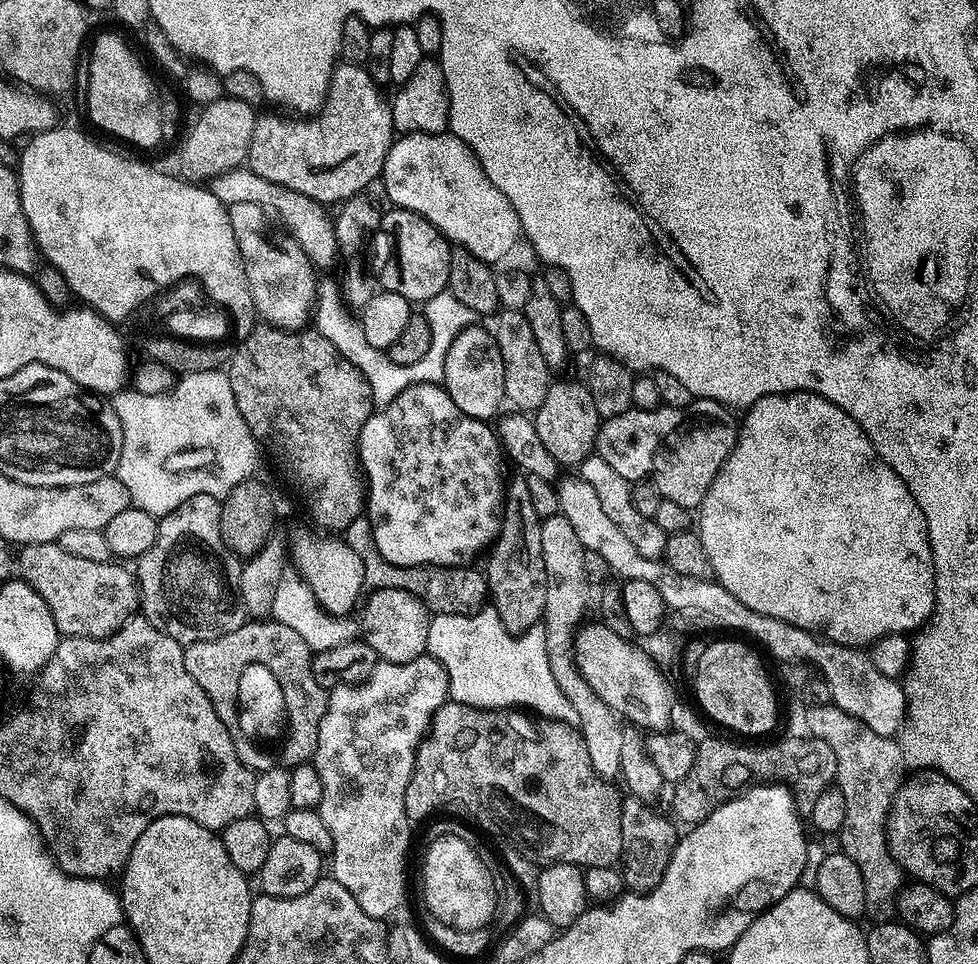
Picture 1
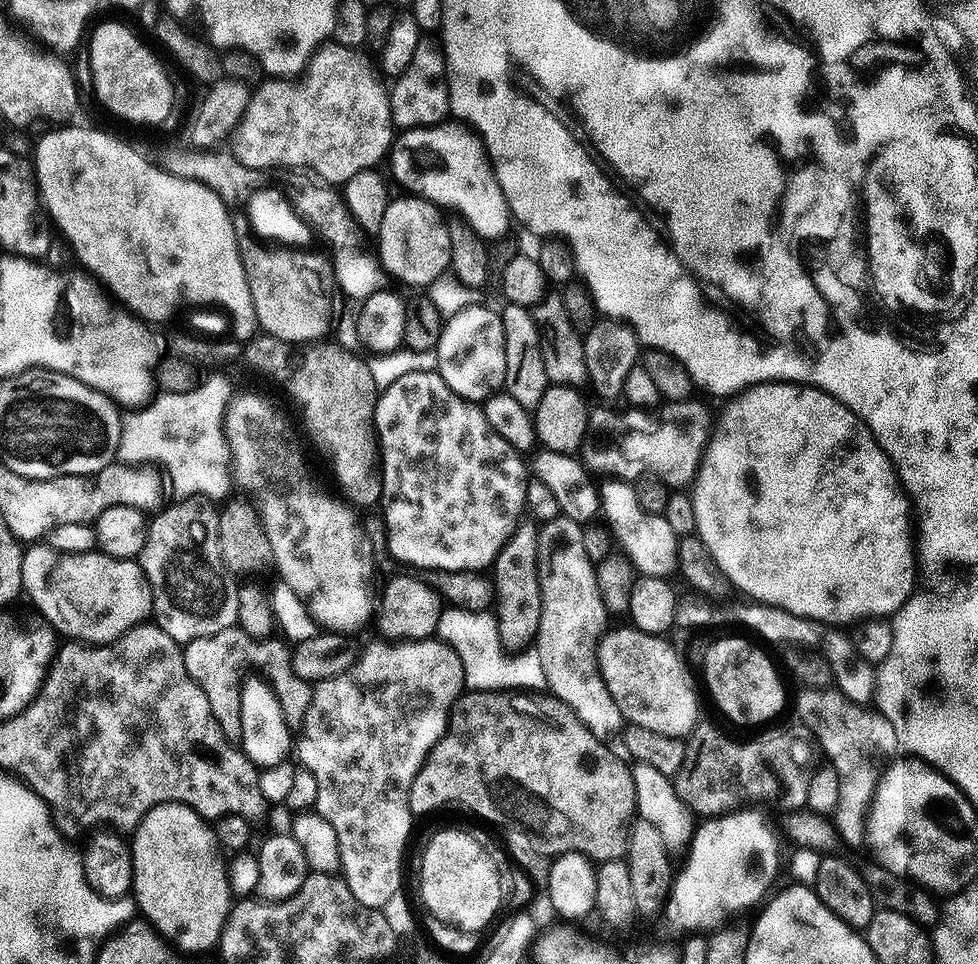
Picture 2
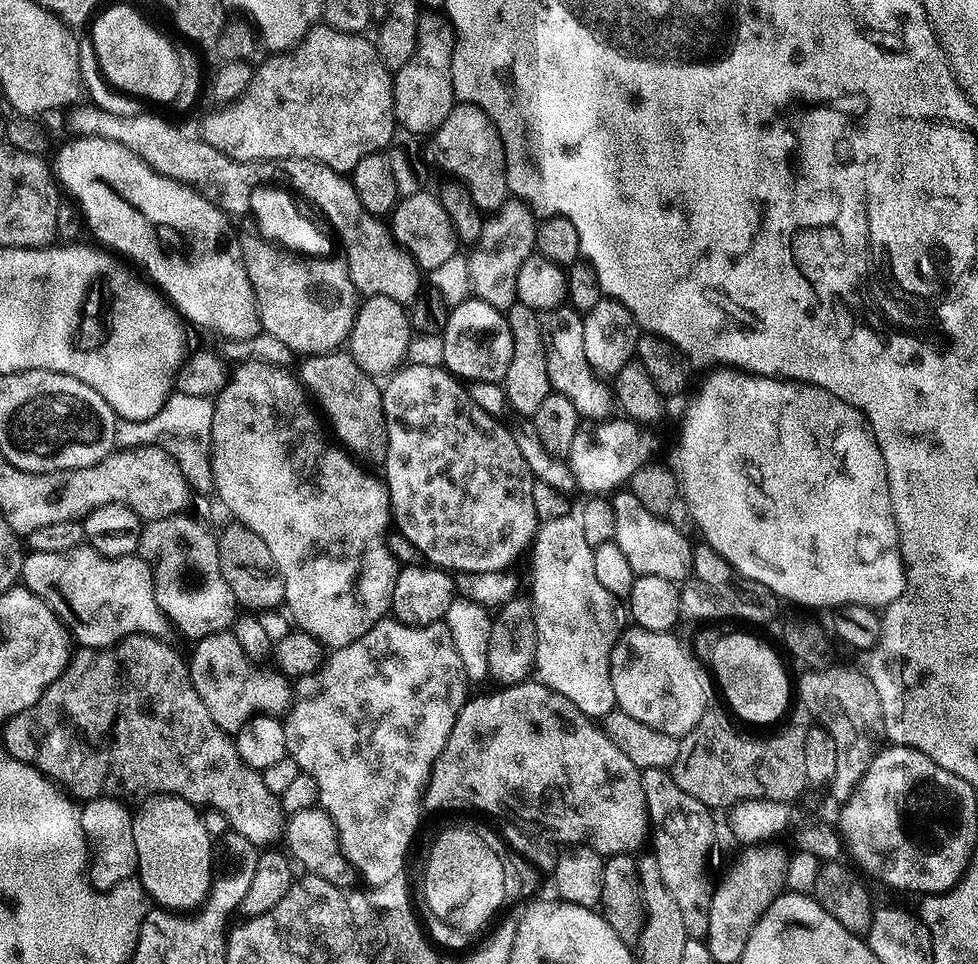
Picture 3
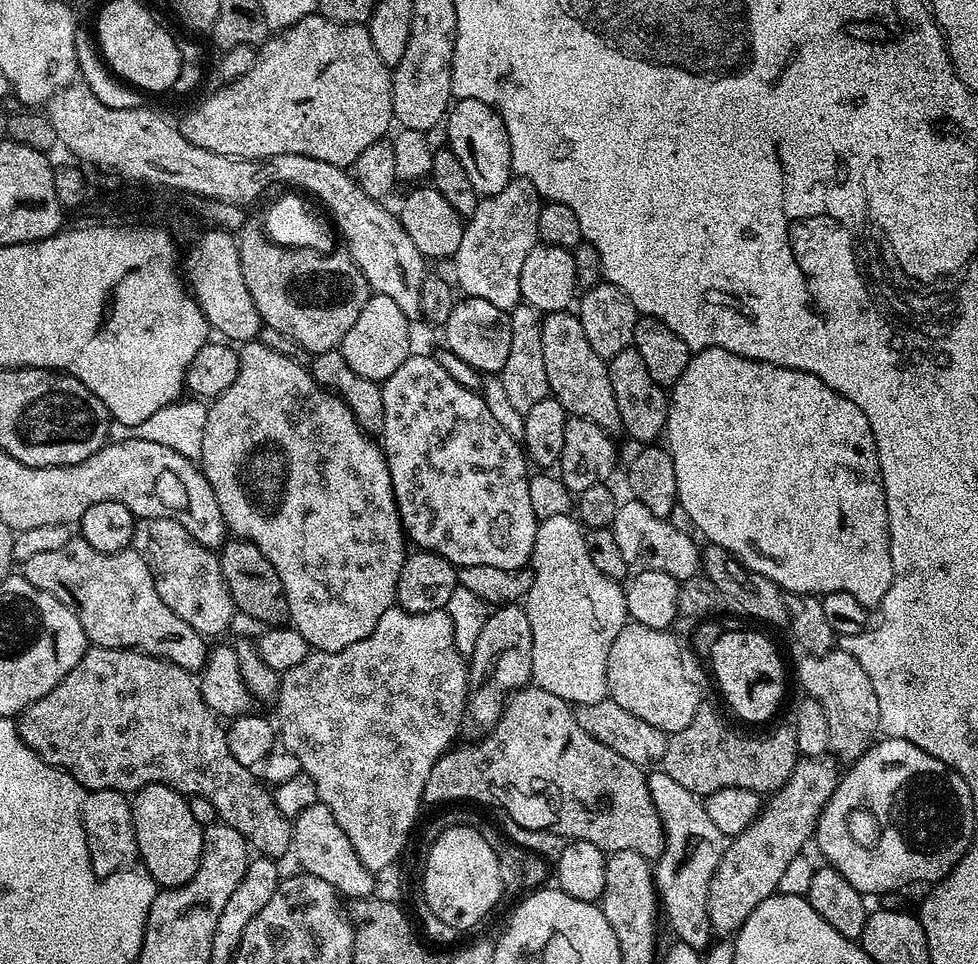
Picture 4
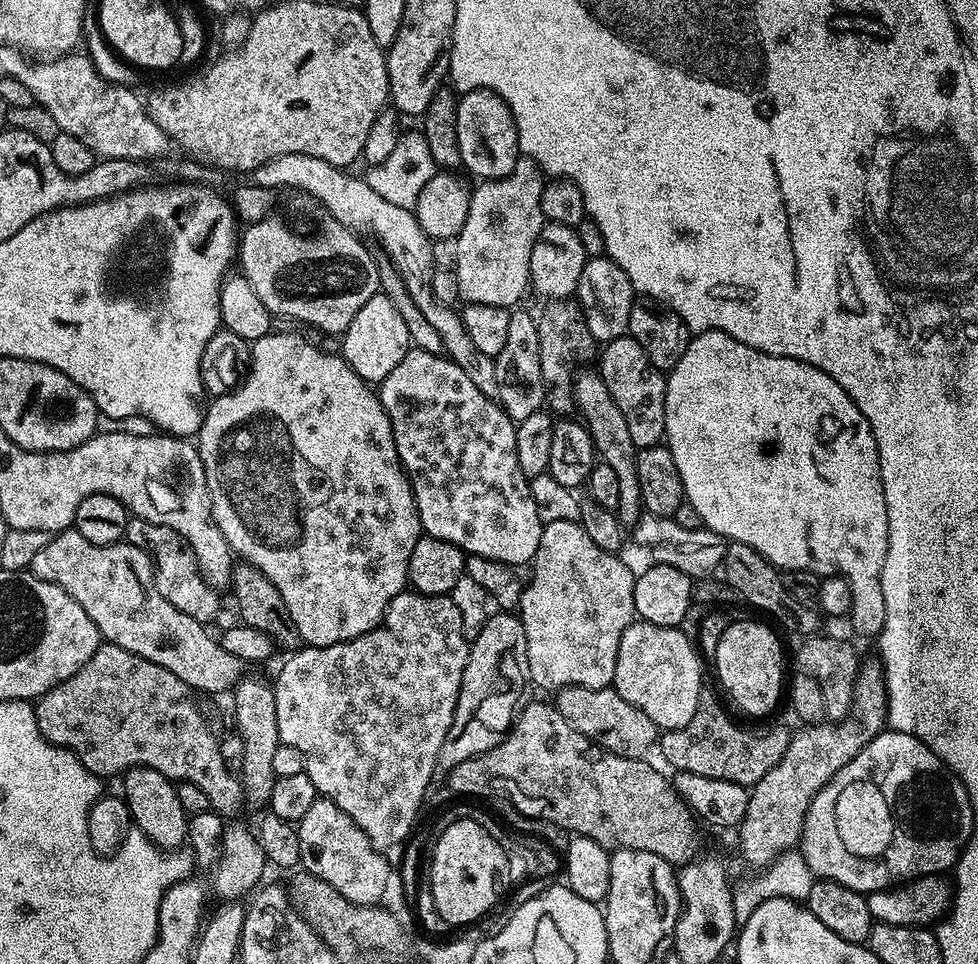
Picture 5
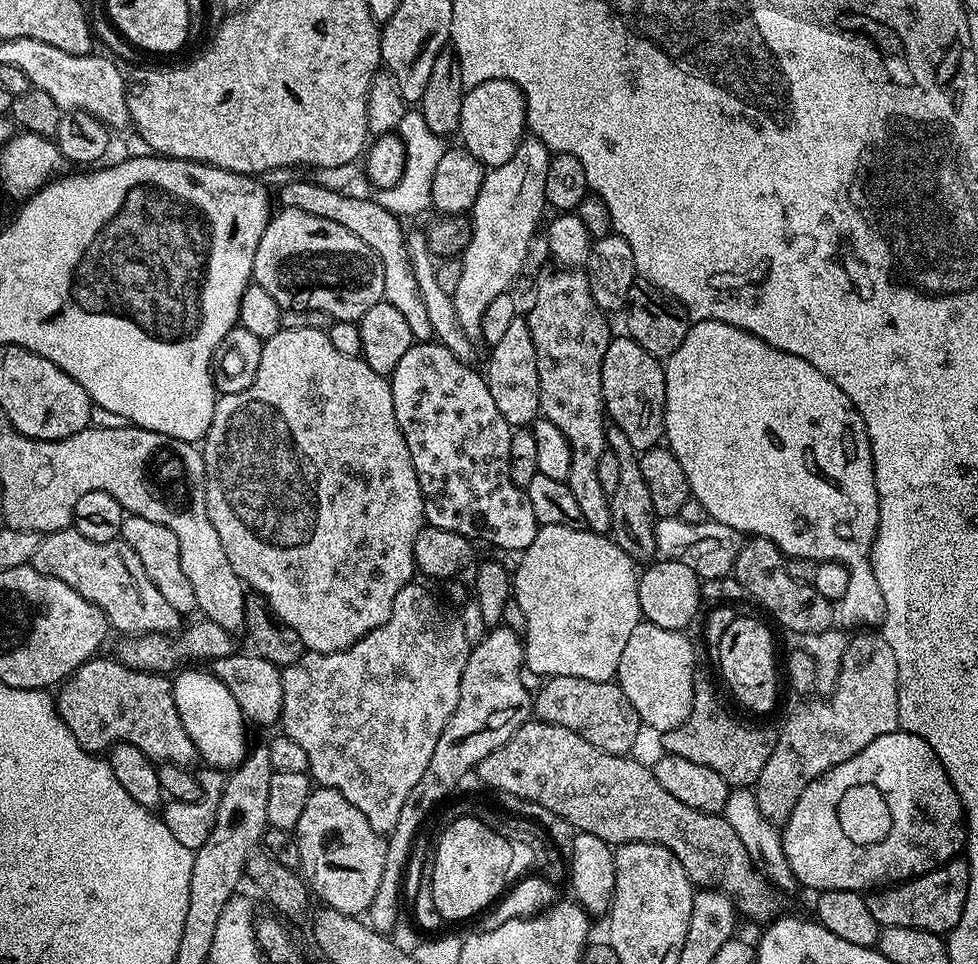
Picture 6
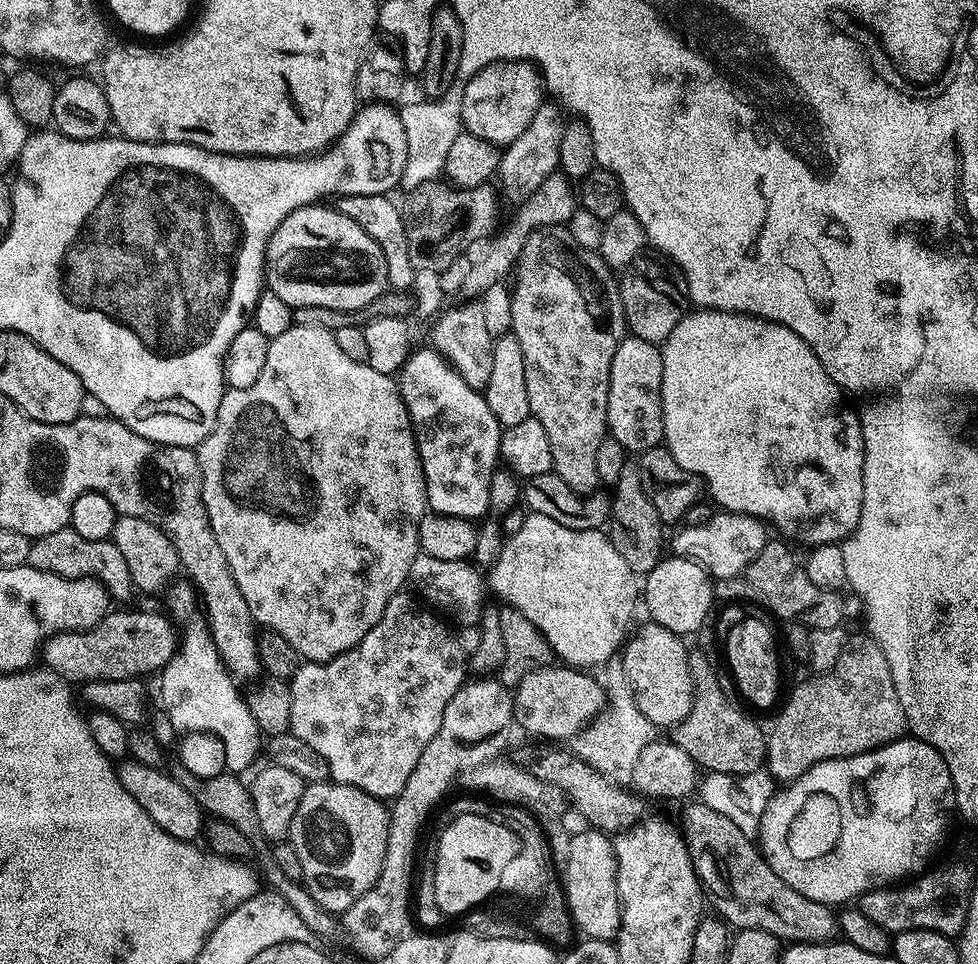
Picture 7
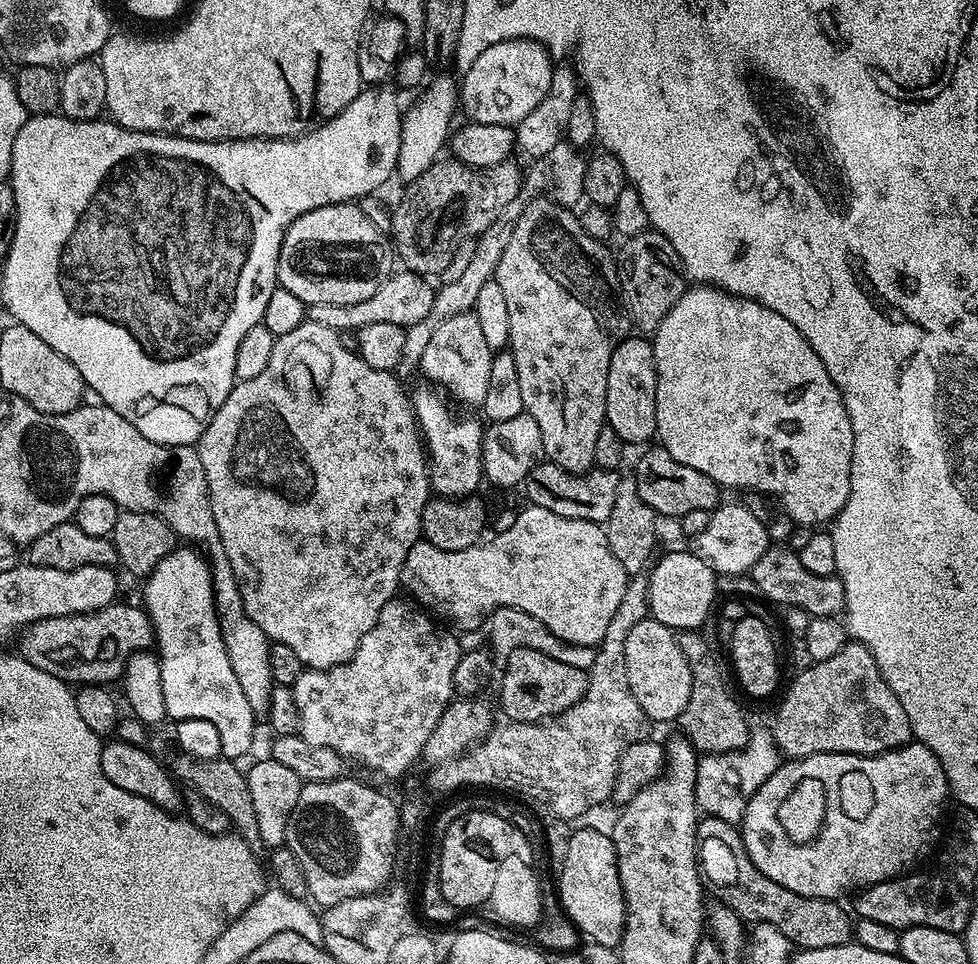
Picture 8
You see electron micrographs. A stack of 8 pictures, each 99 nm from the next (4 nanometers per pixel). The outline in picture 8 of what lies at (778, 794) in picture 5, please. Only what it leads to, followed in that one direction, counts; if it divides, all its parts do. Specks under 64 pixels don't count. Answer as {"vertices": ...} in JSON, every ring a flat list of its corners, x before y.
{"vertices":[[846,643,834,658,815,661,808,667,812,668,802,669,793,678,776,712,776,725,770,728,777,749,783,755,785,752,785,757,801,760,827,752,880,756,913,743,910,718,882,678,882,670,878,670,878,662,867,646]]}

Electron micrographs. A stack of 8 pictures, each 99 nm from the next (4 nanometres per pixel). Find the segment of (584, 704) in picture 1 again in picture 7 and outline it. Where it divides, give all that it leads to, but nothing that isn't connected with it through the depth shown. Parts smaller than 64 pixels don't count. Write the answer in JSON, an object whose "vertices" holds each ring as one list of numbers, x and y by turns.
{"vertices":[[528,512,522,526,505,539,504,549,492,572,496,574,499,599,507,607,522,610,552,648,553,657,565,665,581,670,596,670,592,668,607,665,621,651,633,627,636,604,638,608,638,576,626,566,626,558,618,554,603,531,595,528,574,530,562,526,562,522,554,522,554,518,546,518,546,514]]}

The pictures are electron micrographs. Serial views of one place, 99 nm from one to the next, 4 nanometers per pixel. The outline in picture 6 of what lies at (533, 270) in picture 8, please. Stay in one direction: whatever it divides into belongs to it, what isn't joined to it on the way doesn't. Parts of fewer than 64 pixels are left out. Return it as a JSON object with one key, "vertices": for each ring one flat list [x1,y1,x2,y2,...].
{"vertices":[[556,270,560,272,548,272,540,280,540,285,536,288,536,301,532,304,532,309,526,312,526,319,530,326,530,334,534,338,534,350,538,358,538,390,540,391,540,416,543,419,554,422,554,426,558,426,558,430,562,430,562,434,566,434,566,438,572,447,572,457,570,458,570,474,566,481,570,494,574,494,575,500,578,501,578,510,582,510,582,524,589,532,607,533,612,526,610,518,610,510,608,502,610,495,602,490,602,485,598,482,598,464,602,458,602,454,606,451,606,411,604,407,604,398,602,390,602,366,603,359,606,356,607,346,613,340,613,333,608,333,609,317,606,312,600,309,591,294,591,288,588,285,588,277,580,270]]}

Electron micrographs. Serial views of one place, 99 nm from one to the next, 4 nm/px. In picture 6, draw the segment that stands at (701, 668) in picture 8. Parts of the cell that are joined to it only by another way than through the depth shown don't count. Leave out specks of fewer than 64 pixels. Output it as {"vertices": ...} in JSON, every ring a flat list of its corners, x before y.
{"vertices":[[697,670,694,674,694,702,690,706,690,718,686,718,682,726,663,733,659,740,667,755,686,758,686,762,694,762,698,766,710,766,710,770,714,770,714,774,721,776,732,788,755,785,758,774,762,774,762,766,766,766,766,758,770,758,774,743,771,735,756,736,754,729,739,724,720,705,716,688,708,681,704,670]]}

